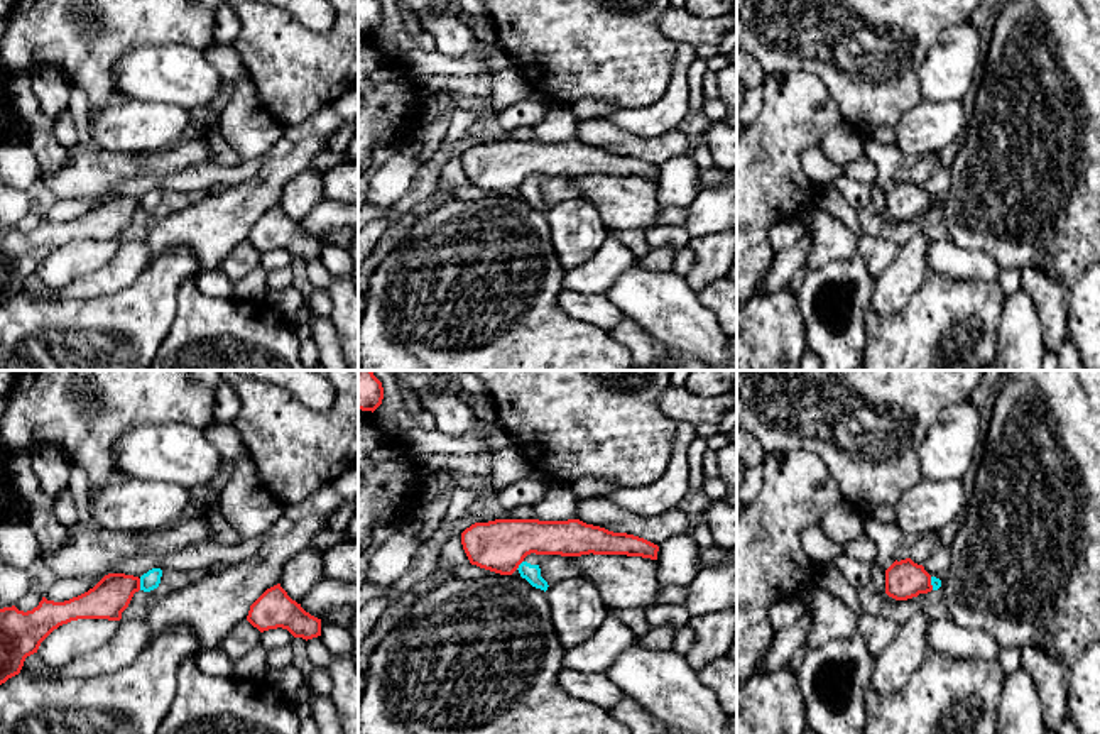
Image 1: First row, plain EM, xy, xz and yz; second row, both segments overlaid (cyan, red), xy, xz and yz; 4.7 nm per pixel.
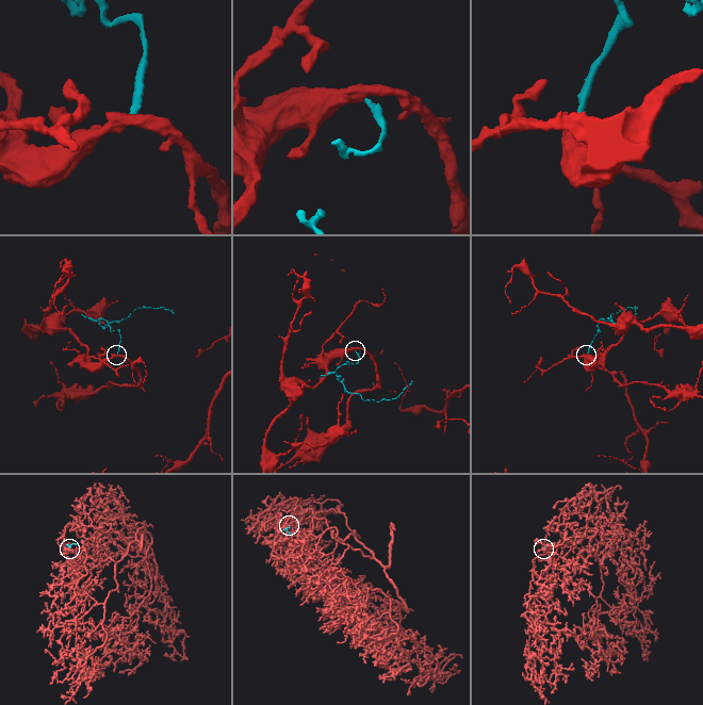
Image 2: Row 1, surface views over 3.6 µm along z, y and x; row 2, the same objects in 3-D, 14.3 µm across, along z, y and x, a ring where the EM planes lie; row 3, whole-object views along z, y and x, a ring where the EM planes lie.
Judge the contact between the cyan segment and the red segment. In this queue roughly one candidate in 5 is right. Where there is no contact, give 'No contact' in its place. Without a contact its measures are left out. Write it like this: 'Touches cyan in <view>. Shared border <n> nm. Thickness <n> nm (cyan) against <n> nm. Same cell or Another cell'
Touches cyan in xy. Shared border 60 nm. Thickness 90 nm (cyan) against 180 nm. Another cell

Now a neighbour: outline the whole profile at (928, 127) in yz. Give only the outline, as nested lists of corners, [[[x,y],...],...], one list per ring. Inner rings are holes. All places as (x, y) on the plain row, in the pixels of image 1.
[[[921,100],[894,127],[896,147],[904,161],[938,154],[967,130],[961,101]]]

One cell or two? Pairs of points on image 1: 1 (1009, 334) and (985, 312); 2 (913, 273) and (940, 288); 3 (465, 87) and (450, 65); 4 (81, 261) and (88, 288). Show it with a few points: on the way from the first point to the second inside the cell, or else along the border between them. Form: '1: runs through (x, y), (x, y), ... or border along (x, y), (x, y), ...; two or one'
1: border along (1004, 296), (994, 352); two
2: border along (928, 274), (901, 310); two
3: border along (487, 71), (418, 76); two
4: border along (117, 247), (102, 266), (56, 290), (49, 288); two

